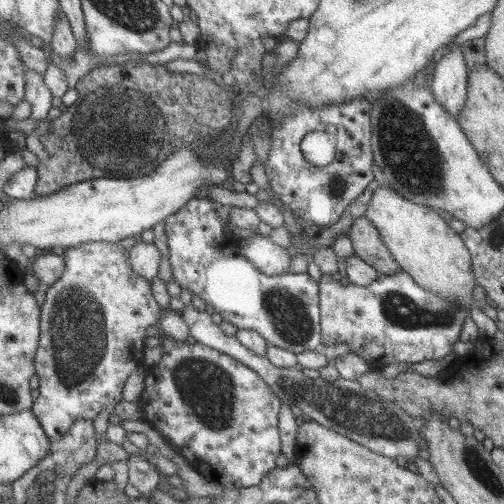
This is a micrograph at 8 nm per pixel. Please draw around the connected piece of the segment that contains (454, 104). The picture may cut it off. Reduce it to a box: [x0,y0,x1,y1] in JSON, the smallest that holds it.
[429,46,468,119]

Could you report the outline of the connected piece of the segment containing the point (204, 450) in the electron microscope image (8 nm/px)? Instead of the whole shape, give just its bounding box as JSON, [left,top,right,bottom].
[139,335,281,488]

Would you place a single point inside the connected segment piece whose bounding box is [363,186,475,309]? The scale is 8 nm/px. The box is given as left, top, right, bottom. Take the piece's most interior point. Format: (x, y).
(422, 244)

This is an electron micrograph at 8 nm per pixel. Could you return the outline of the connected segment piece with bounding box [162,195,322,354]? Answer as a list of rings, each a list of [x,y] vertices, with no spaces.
[[[204,195],[194,196],[192,199],[187,201],[187,204],[183,205],[175,214],[171,214],[164,218],[162,221],[164,232],[166,234],[166,241],[168,246],[168,259],[170,262],[172,278],[177,282],[181,289],[186,289],[191,295],[197,295],[207,305],[210,312],[218,313],[223,321],[233,324],[239,330],[251,330],[259,334],[267,345],[275,346],[276,348],[293,352],[295,354],[303,352],[305,350],[317,351],[321,348],[321,338],[320,334],[320,311],[318,308],[318,283],[315,282],[309,274],[306,272],[293,274],[285,272],[280,276],[267,276],[262,272],[259,272],[251,263],[240,256],[240,253],[235,249],[234,245],[236,243],[235,236],[229,234],[225,230],[225,223],[221,222],[218,217],[217,211],[213,209],[213,200]]]

